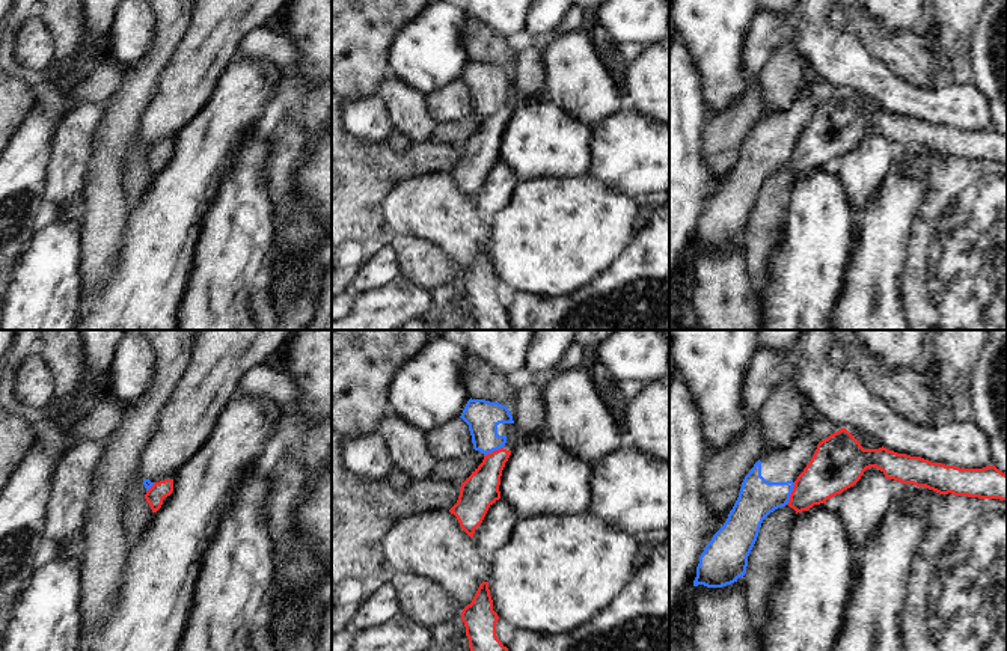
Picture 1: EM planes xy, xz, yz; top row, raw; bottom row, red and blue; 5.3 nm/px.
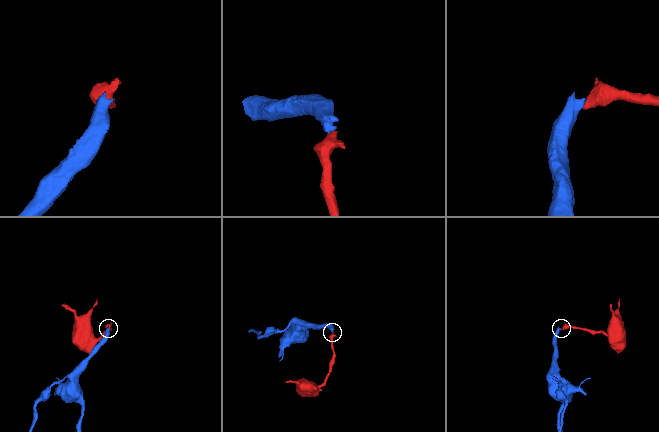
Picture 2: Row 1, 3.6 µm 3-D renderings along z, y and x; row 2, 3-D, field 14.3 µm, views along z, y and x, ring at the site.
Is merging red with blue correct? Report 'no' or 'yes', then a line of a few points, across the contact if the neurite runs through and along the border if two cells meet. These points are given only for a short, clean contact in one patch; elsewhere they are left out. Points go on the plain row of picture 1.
no | yz (795, 145), (790, 161), (786, 166)

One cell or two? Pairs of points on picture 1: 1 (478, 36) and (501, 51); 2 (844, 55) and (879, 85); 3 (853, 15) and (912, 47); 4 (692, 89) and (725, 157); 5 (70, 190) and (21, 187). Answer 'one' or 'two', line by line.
1: one
2: one
3: one
4: two
5: two

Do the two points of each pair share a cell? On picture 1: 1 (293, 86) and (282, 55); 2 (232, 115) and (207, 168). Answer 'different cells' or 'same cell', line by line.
1: different cells
2: same cell

